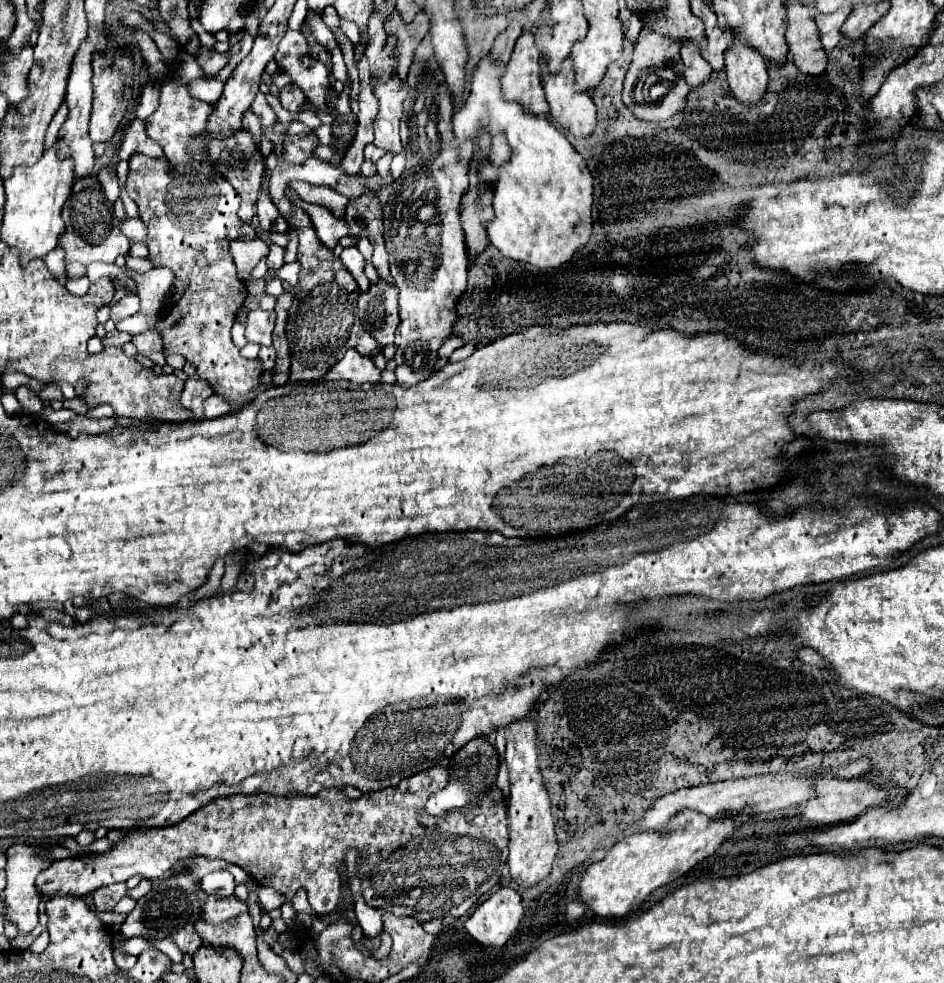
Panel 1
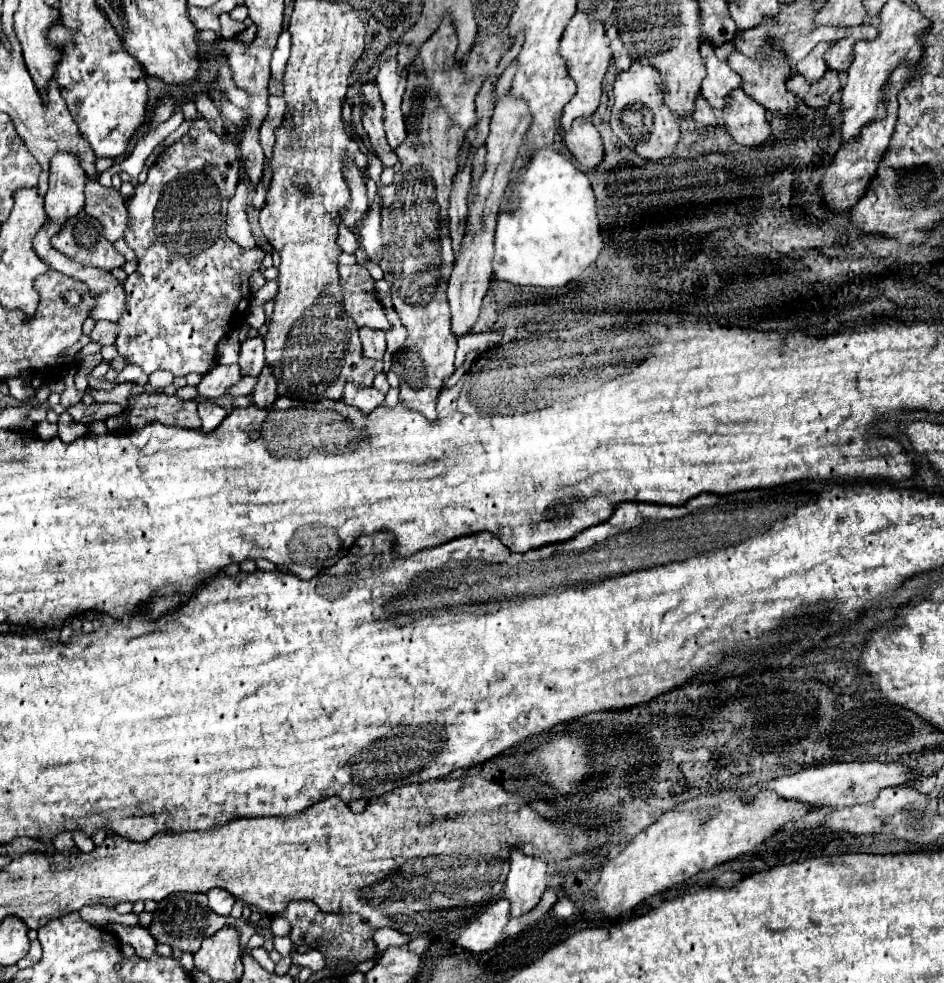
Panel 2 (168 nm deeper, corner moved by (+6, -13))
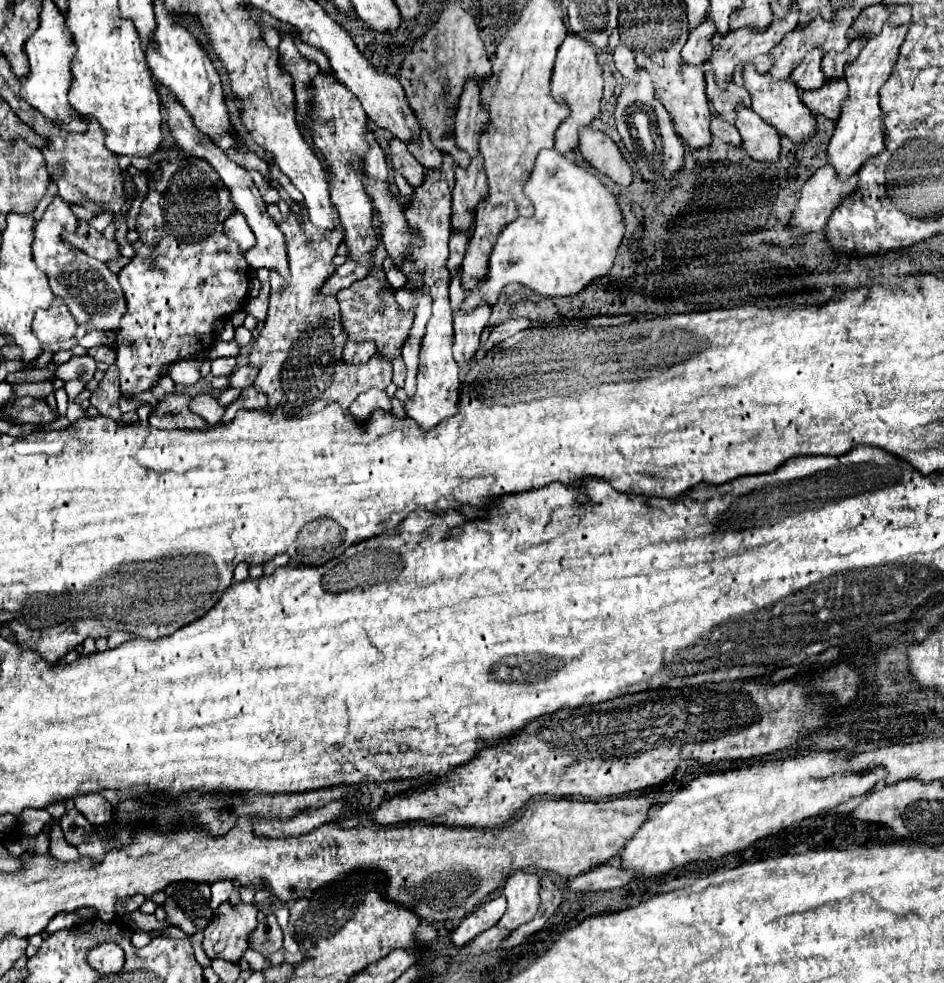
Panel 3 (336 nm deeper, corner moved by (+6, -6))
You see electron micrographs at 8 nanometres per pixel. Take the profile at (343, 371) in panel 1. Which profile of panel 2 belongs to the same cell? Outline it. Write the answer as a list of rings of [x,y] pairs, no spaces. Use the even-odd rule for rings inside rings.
[[[348,384],[348,388],[344,388],[344,402],[360,408],[362,414],[370,414],[384,402],[384,394],[376,388],[352,388],[352,384]]]

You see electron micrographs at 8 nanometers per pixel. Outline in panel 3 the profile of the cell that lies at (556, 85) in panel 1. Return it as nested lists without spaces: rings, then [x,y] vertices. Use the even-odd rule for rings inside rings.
[[[584,127],[580,129],[578,135],[580,135],[580,145],[578,145],[580,153],[592,167],[608,175],[618,185],[630,185],[632,169],[618,151],[616,143],[606,133],[594,127]]]

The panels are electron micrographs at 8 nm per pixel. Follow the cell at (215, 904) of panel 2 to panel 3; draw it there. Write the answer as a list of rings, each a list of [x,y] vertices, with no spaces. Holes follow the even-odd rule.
[[[218,881],[218,883],[212,883],[210,889],[212,889],[210,905],[212,905],[212,909],[218,909],[218,905],[222,905],[224,901],[230,899],[230,895],[234,891],[234,885],[230,881]]]

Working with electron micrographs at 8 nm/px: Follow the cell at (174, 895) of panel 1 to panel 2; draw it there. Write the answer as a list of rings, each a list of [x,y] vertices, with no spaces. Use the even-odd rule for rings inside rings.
[[[178,892],[178,894],[172,894],[172,896],[164,898],[162,902],[158,902],[158,908],[154,912],[154,920],[148,926],[148,930],[156,938],[156,942],[164,942],[164,944],[168,944],[172,948],[180,948],[182,952],[186,952],[186,950],[198,952],[202,940],[208,938],[208,936],[212,936],[212,934],[216,934],[224,926],[238,928],[240,934],[242,934],[242,938],[240,938],[242,946],[244,948],[248,946],[248,940],[254,934],[254,928],[250,924],[246,924],[244,920],[234,920],[232,916],[218,916],[216,912],[212,912],[208,908],[208,898],[204,894]]]

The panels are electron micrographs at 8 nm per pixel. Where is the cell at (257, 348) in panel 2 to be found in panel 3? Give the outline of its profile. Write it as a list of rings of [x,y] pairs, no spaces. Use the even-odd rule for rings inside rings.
[[[242,365],[230,375],[230,387],[244,389],[254,383],[254,377],[256,377],[256,369],[252,369],[250,365]]]

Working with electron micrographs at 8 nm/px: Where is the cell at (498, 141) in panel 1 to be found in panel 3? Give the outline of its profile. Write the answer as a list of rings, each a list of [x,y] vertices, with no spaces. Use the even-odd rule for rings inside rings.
[[[478,305],[476,309],[454,311],[454,359],[458,365],[470,361],[478,349],[482,329],[488,325],[490,305]]]

